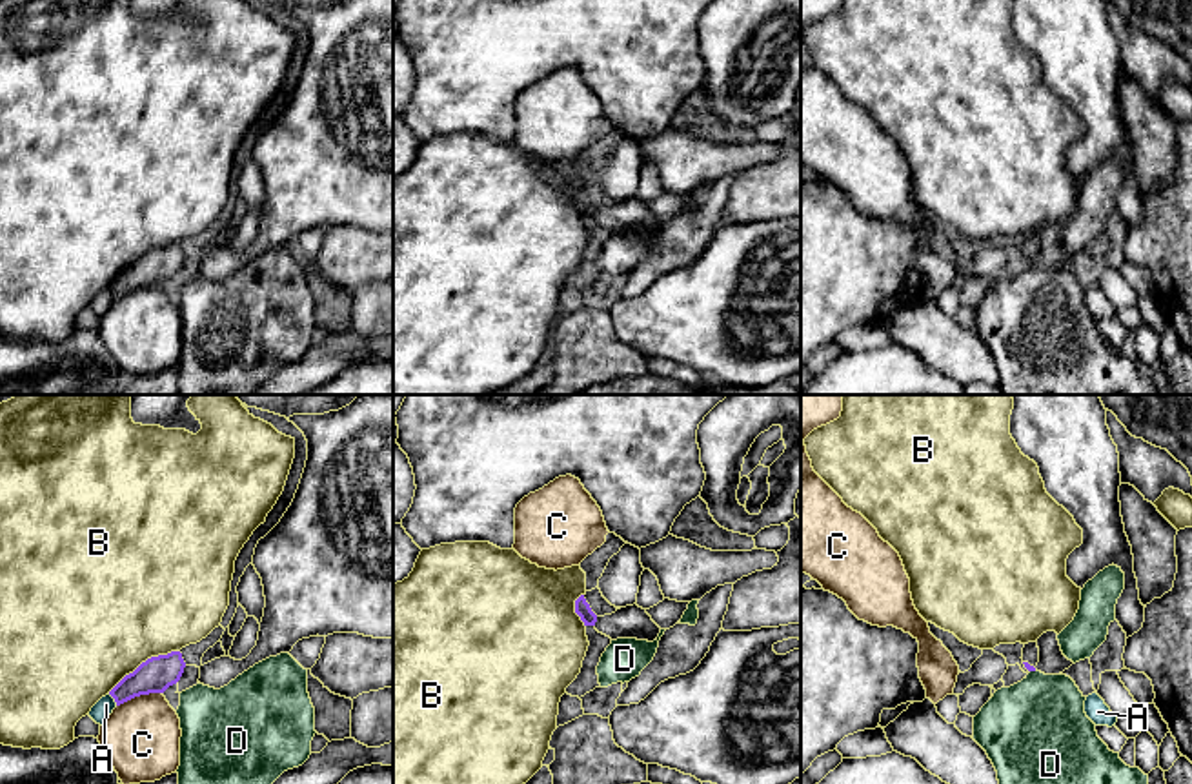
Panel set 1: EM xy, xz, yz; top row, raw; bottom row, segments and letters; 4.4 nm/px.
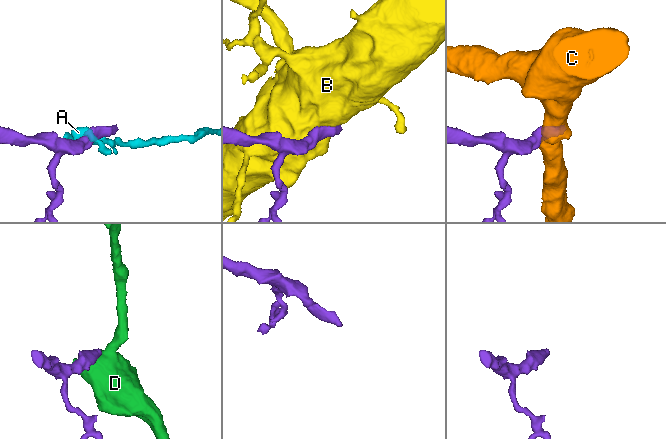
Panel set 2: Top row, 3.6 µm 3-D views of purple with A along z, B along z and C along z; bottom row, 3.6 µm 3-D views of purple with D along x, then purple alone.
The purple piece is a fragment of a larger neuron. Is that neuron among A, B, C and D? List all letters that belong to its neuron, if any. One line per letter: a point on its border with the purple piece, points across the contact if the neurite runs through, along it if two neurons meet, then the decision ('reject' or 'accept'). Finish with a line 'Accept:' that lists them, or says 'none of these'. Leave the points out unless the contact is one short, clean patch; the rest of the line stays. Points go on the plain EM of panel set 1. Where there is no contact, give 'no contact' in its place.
A: meets purple in xy at (113, 290); reject
B: meets purple in xy at (142, 255); reject
C: meets purple in xy at (139, 288); reject
D: meets purple in yz at (1032, 262); border along yz (1036, 262), (1030, 264); reject
Accept: none of these

